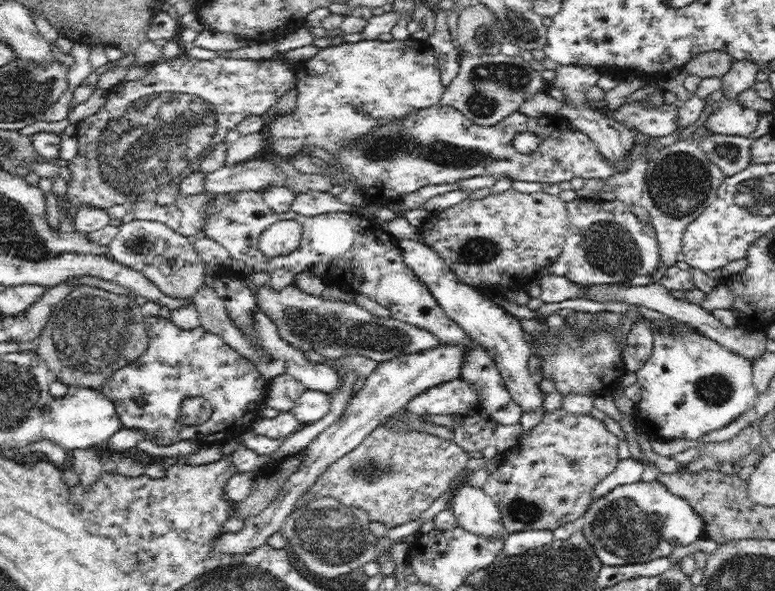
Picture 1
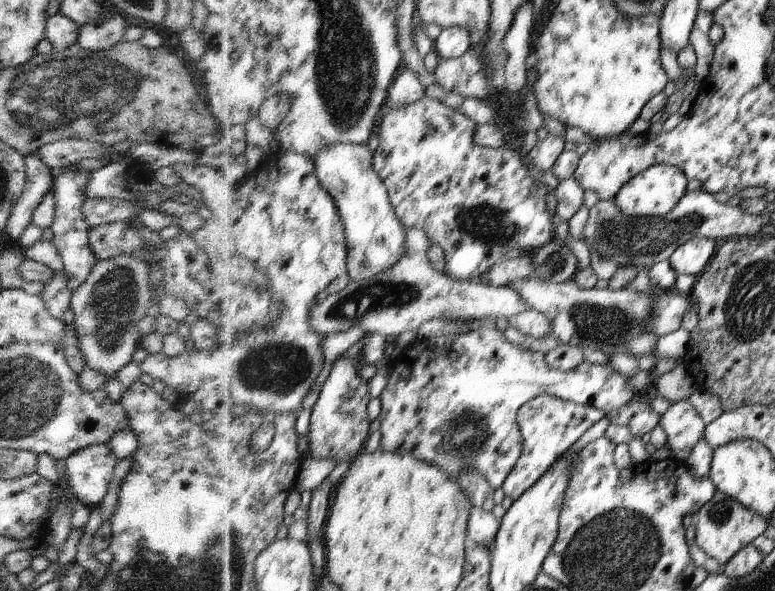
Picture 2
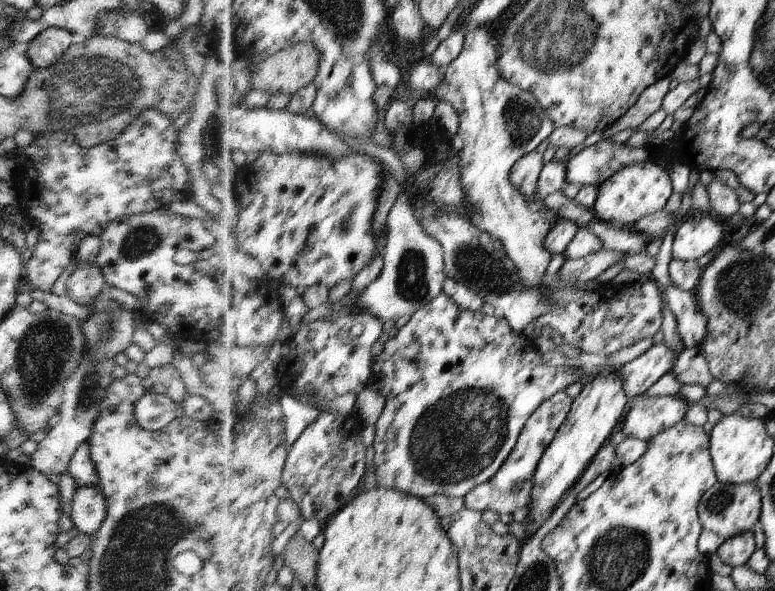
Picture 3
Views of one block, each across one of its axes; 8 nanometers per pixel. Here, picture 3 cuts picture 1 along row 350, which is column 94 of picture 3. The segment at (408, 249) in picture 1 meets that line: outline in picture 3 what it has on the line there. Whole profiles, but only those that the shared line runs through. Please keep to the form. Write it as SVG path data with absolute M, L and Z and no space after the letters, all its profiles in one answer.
M83 486L77 488L72 497L70 514L73 526L80 533L94 535L107 515L105 496L99 487Z

